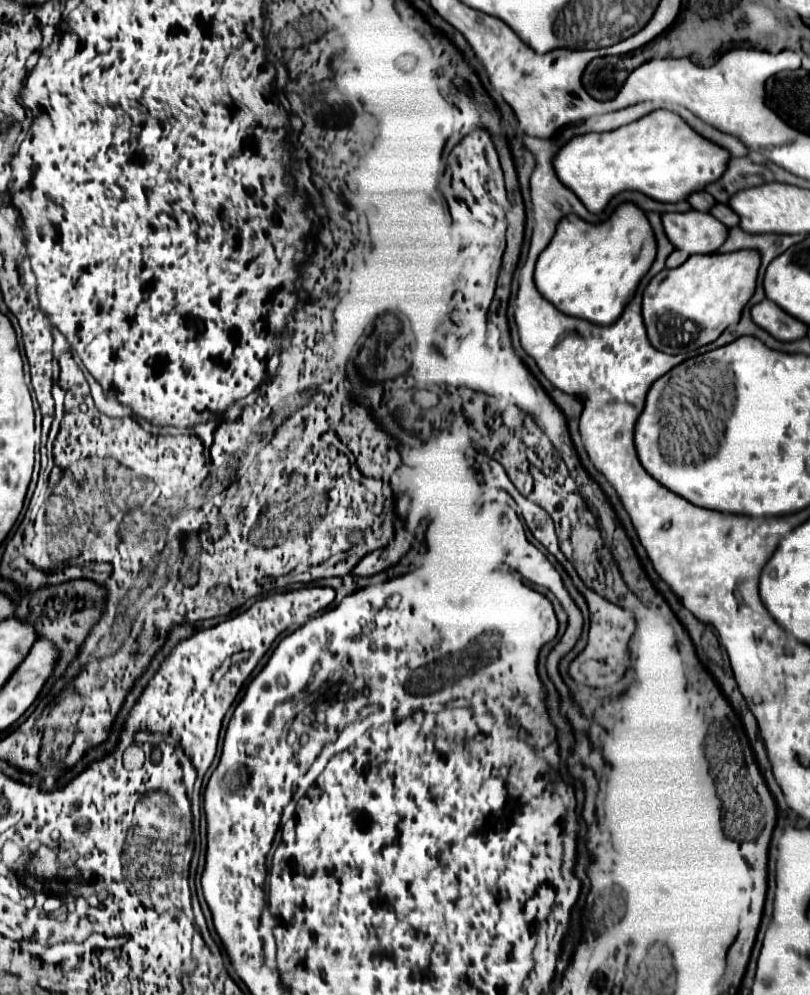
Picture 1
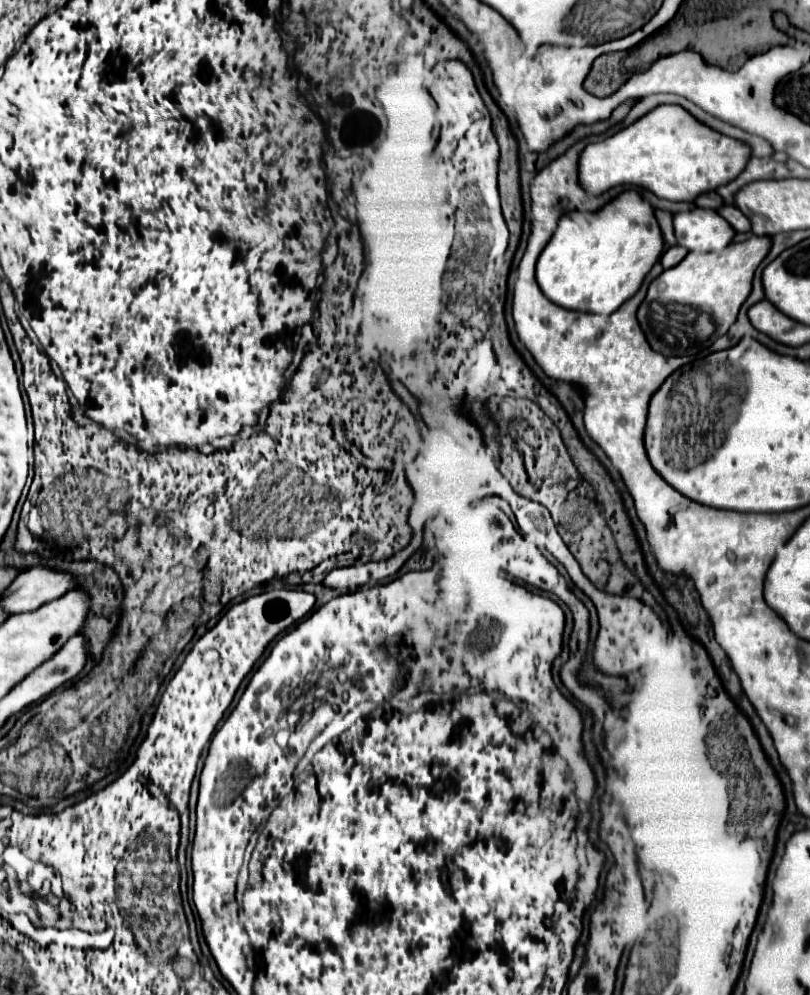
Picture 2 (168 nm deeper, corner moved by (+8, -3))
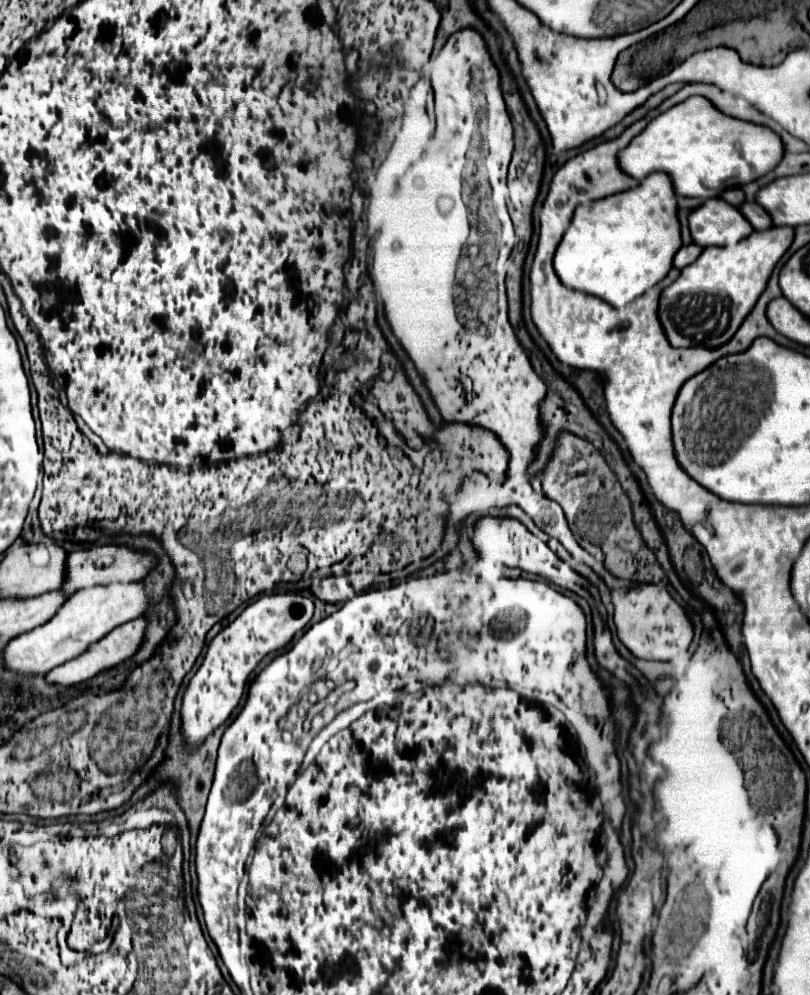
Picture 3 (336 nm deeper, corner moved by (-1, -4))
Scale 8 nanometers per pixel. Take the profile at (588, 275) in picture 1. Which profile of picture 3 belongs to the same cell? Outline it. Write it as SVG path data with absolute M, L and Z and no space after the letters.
M658 172L632 190L580 204L554 254L554 270L564 286L624 308L668 274L680 246L676 194L668 174Z

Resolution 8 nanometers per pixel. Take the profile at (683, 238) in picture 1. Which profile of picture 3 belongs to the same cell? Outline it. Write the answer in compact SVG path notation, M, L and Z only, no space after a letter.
M710 198L692 210L688 226L692 240L702 248L736 244L754 232L738 208L720 198Z

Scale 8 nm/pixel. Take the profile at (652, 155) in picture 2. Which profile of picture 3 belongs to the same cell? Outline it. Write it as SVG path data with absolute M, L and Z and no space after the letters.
M692 96L656 116L620 150L618 166L636 180L654 172L668 174L678 196L716 198L728 188L744 186L770 172L780 162L782 152L782 140L772 130L730 118L714 110L706 98Z

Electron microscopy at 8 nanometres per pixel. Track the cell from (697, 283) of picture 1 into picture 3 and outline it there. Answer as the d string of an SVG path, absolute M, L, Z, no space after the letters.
M772 226L762 232L752 232L748 238L744 238L742 242L732 244L732 246L704 248L700 258L696 262L692 262L690 266L686 266L680 272L680 276L660 296L658 318L660 318L660 324L664 328L668 342L674 348L718 348L718 346L726 344L736 334L736 330L740 328L744 318L754 308L760 294L764 292L766 282L768 282L776 262L784 256L788 246L792 244L792 238L794 238L792 228Z

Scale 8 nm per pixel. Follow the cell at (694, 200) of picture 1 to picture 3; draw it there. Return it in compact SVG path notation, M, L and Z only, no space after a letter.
M732 188L732 190L726 190L724 194L720 194L720 198L732 206L740 206L744 202L744 192L740 188Z

